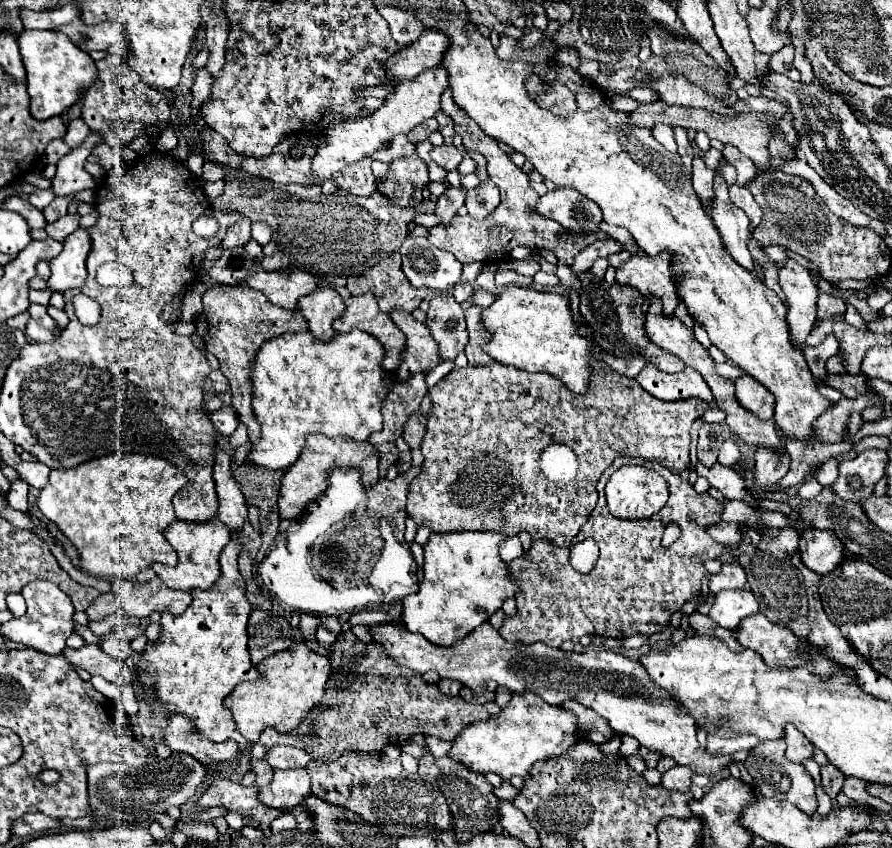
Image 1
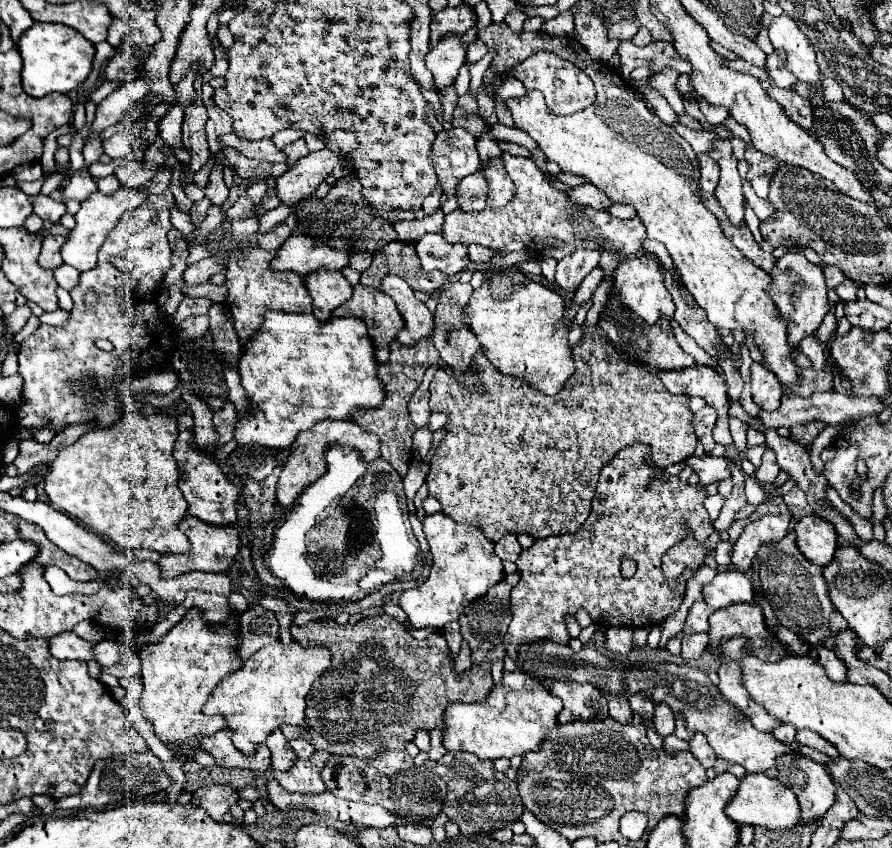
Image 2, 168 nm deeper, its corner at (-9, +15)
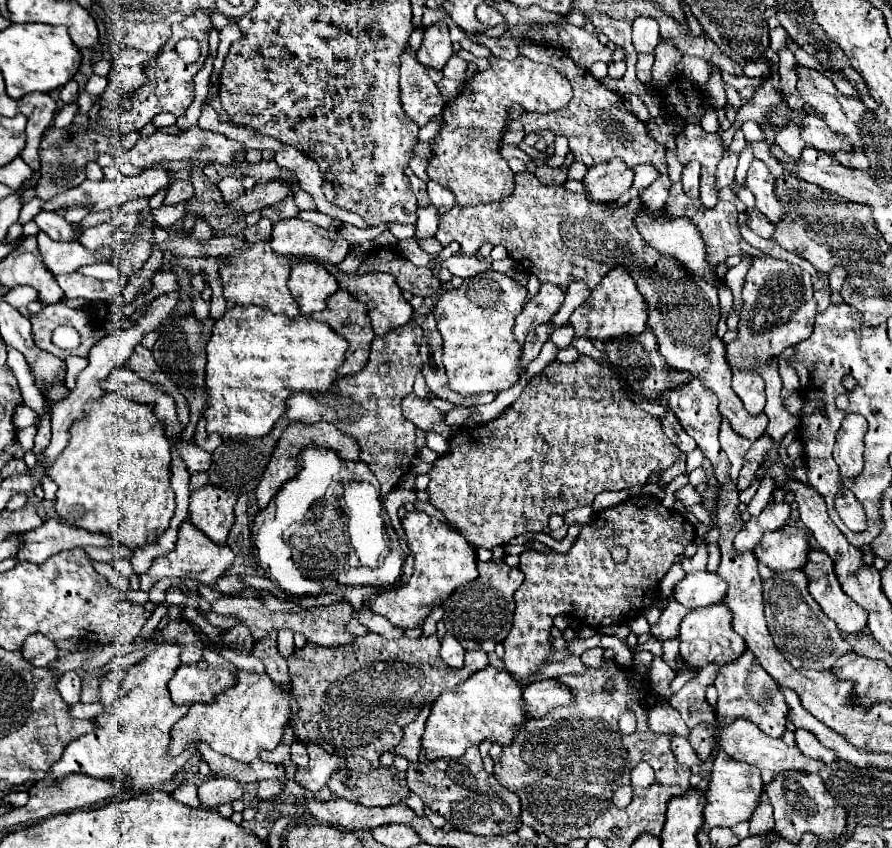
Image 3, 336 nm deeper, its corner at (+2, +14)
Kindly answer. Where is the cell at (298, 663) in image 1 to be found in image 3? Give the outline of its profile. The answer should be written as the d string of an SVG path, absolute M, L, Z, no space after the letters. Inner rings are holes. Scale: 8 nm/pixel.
M235 673L235 685L215 695L213 703L199 703L181 717L171 731L171 753L185 751L189 741L207 741L213 751L249 763L261 749L275 749L283 737L285 725L291 717L289 693L273 683L267 673Z

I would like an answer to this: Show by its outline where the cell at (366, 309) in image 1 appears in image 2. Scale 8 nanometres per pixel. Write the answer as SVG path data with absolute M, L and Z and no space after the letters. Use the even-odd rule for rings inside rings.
M362 284L354 286L352 298L338 306L334 316L356 316L366 322L368 334L374 342L374 358L378 364L384 364L390 354L390 342L402 330L402 316L396 304L378 288L366 288Z

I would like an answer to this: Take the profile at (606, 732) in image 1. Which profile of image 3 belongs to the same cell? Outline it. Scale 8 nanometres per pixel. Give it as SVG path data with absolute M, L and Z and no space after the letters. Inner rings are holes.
M551 677L535 681L529 687L523 687L523 699L525 699L527 717L539 719L553 707L571 705L571 701L575 701L575 693L571 693L567 685L559 683L559 679Z

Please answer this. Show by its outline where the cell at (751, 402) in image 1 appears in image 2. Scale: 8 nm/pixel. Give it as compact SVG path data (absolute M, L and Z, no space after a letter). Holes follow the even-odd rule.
M754 362L750 366L752 372L752 396L754 402L762 408L762 410L776 410L780 406L780 398L782 398L782 384L778 380L778 376L768 370L764 364Z

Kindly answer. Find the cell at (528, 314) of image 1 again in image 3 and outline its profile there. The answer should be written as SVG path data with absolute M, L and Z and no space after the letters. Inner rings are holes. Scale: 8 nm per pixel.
M493 269L465 279L459 289L439 297L435 303L435 319L443 335L443 365L453 391L467 397L483 391L499 393L519 383L525 373L525 369L519 367L523 345L515 341L513 325L525 301L527 289Z

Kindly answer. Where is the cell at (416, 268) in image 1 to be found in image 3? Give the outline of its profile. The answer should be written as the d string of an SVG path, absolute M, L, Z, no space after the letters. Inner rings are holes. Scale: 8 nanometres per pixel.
M453 255L451 259L447 259L447 261L443 261L443 263L435 263L435 265L431 265L429 269L433 271L433 273L437 273L439 269L449 269L453 275L457 275L457 277L463 277L463 279L467 279L467 277L473 277L473 275L477 275L477 273L481 273L483 269L487 269L487 263L481 259L477 259L477 257L471 257L471 255Z

